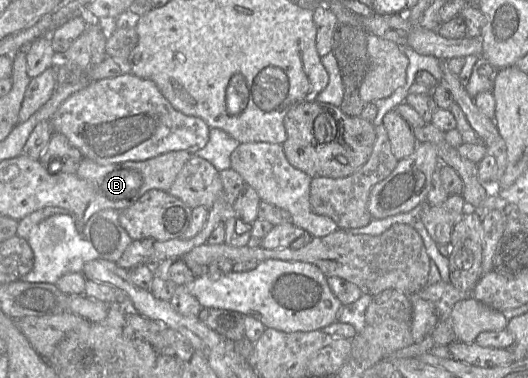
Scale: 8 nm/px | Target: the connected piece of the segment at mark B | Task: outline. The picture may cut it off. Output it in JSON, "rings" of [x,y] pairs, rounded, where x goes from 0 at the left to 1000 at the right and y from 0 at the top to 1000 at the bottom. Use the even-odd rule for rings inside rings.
{"rings":[[[350,397],[320,399],[273,426],[237,426],[229,431],[188,434],[157,415],[146,450],[146,466],[169,481],[178,503],[178,519],[167,534],[152,585],[152,601],[182,561],[195,553],[229,558],[286,500],[318,505],[333,466],[360,421],[364,407]]]}

